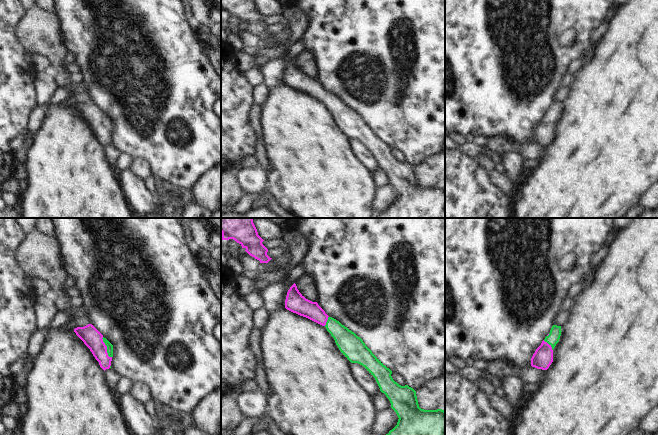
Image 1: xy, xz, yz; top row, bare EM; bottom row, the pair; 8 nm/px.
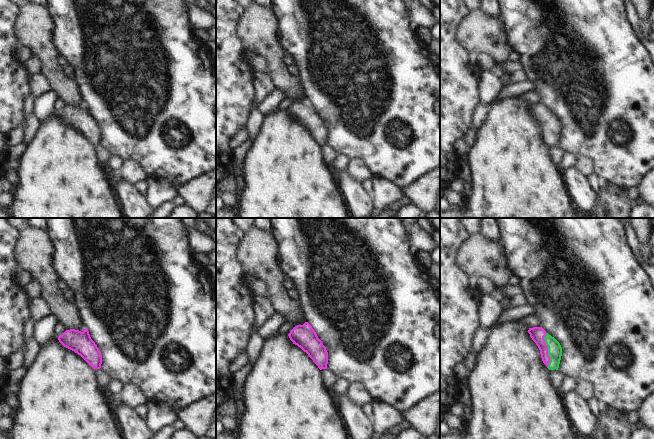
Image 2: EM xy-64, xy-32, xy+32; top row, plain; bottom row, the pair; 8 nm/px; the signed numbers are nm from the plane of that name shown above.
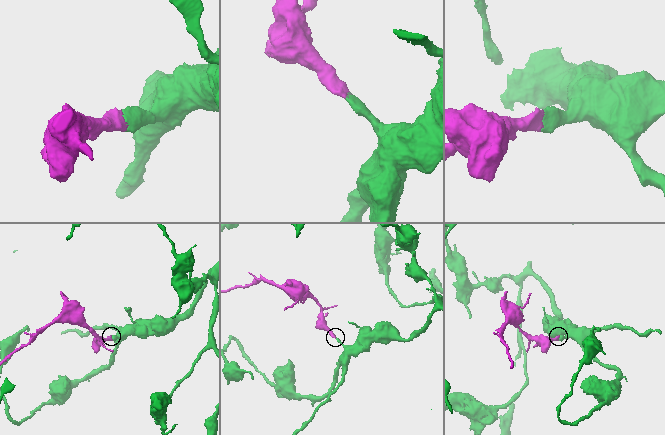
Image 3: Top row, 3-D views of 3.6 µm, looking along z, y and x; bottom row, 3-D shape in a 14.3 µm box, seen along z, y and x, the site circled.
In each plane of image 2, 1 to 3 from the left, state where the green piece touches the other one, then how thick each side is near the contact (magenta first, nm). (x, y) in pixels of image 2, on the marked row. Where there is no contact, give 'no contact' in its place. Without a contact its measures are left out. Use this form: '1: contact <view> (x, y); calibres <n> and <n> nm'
1: no contact
2: no contact
3: contact xy+32 (547, 351); calibres 120 and 110 nm

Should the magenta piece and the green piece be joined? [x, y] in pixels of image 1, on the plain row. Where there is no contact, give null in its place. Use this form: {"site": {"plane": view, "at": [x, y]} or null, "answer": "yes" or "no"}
{"site": {"plane": "xy", "at": [106, 124]}, "answer": "yes"}

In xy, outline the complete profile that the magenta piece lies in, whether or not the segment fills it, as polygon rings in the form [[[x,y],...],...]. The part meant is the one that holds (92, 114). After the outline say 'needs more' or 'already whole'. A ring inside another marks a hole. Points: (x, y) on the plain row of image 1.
[[[92,100],[77,103],[74,108],[90,125],[104,147],[111,144],[113,121]]]; needs more

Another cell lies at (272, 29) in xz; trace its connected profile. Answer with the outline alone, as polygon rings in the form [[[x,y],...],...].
[[[283,19],[280,23],[276,25],[268,25],[267,31],[270,34],[278,33],[284,30],[287,25],[288,25],[288,21],[286,19]]]

